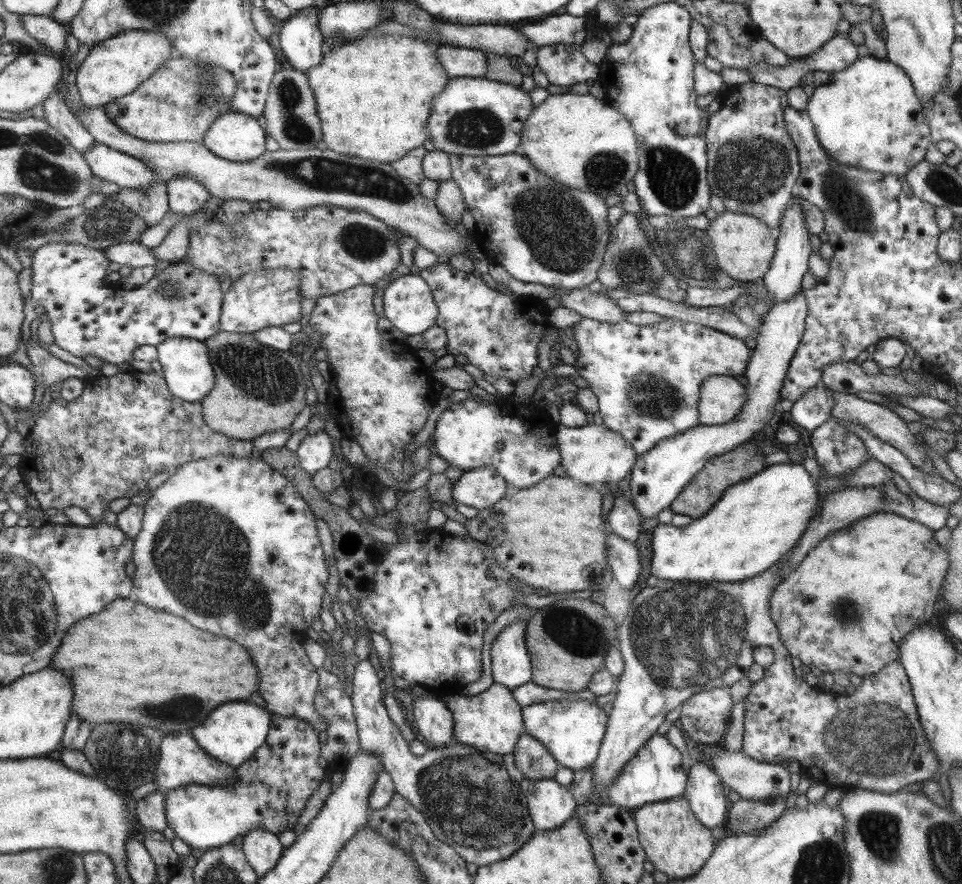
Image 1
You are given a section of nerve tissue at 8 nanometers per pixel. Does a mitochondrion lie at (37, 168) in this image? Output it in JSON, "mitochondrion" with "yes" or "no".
{"mitochondrion":"yes"}

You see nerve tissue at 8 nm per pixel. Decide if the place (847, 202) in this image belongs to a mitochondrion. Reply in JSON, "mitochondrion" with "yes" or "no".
{"mitochondrion":"yes"}

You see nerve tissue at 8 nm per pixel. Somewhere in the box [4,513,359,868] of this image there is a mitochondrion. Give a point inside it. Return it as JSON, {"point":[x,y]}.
{"point":[131,736]}

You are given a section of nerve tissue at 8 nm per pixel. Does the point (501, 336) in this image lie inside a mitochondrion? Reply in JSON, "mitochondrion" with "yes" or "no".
{"mitochondrion":"yes"}

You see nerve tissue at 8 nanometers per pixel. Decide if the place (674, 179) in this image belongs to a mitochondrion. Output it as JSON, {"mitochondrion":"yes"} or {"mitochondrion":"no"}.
{"mitochondrion":"yes"}

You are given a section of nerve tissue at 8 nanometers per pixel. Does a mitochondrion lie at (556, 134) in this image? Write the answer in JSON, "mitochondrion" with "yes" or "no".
{"mitochondrion":"no"}

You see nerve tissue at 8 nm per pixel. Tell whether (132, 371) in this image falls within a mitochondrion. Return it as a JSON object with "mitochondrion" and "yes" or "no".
{"mitochondrion":"no"}

